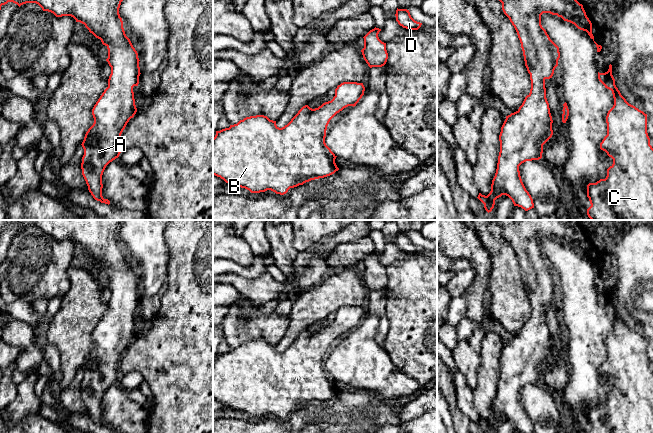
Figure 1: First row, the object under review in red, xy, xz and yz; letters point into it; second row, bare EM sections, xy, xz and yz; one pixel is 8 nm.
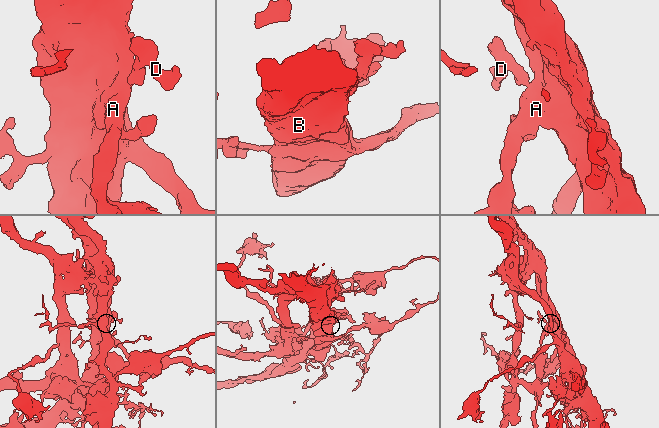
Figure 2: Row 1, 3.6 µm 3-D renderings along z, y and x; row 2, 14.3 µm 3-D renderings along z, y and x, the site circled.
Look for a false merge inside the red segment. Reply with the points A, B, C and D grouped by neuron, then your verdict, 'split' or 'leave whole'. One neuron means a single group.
A B C D; leave whole

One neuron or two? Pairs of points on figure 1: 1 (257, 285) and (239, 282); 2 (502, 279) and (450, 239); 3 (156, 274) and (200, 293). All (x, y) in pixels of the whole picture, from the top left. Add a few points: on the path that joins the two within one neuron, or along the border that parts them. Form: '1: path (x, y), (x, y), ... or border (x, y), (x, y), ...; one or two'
1: path (253, 285), (243, 285); one
2: border (484, 247), (490, 258), (488, 287); two
3: border (170, 255), (165, 281); two

